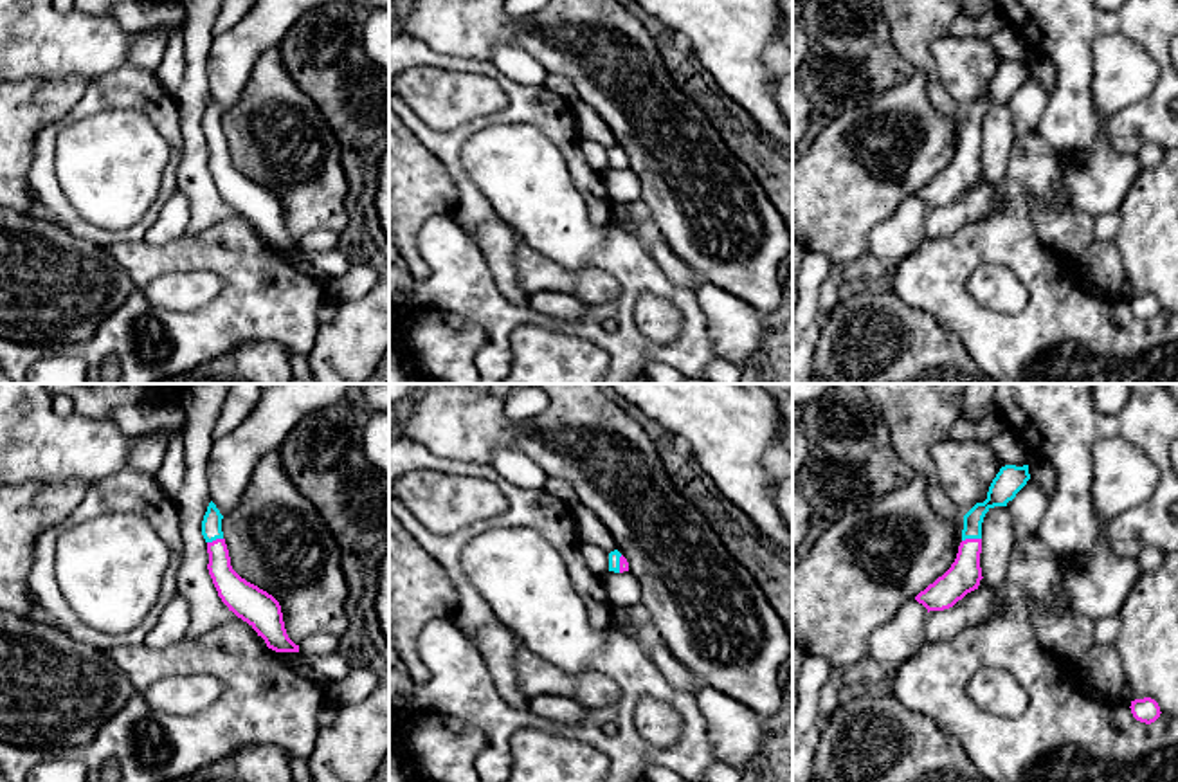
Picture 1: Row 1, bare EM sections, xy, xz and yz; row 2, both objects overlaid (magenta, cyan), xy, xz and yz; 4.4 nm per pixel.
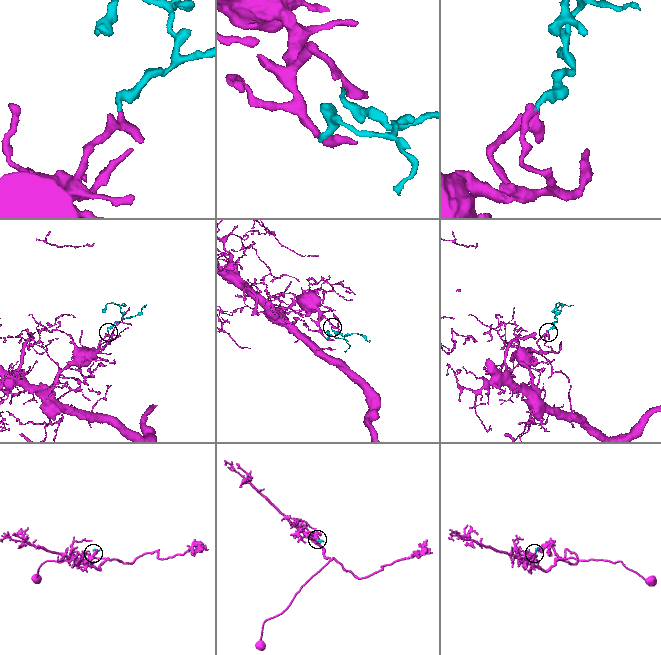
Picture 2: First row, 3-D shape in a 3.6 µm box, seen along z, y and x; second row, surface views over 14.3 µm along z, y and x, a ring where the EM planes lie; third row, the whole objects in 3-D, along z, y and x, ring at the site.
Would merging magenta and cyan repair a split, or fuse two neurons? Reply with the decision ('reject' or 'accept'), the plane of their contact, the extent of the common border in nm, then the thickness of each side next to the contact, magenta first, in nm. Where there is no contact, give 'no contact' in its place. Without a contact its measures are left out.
accept; contact in yz; length 90 nm; calibres 150 and 110 nm

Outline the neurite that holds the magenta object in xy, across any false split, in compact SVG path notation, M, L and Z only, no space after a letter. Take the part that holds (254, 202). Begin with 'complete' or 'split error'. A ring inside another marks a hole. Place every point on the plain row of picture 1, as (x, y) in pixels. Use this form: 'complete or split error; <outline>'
split error; M211 97L202 117L202 132L209 150L207 166L218 193L229 207L247 218L265 236L268 245L276 249L299 249L299 241L286 231L279 198L232 166L222 115L223 112Z

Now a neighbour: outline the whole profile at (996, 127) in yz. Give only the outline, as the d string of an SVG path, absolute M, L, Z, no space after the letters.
M1007 103L989 105L982 119L980 150L982 173L989 182L996 184L1005 178L1016 137Z

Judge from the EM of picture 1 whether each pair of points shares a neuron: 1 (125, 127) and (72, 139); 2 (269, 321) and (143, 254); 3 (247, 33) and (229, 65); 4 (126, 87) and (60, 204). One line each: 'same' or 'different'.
1: same
2: same
3: same
4: same

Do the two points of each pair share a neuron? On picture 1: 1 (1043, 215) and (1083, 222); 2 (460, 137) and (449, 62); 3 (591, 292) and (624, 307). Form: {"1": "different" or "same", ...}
{"1": "same", "2": "same", "3": "different"}

